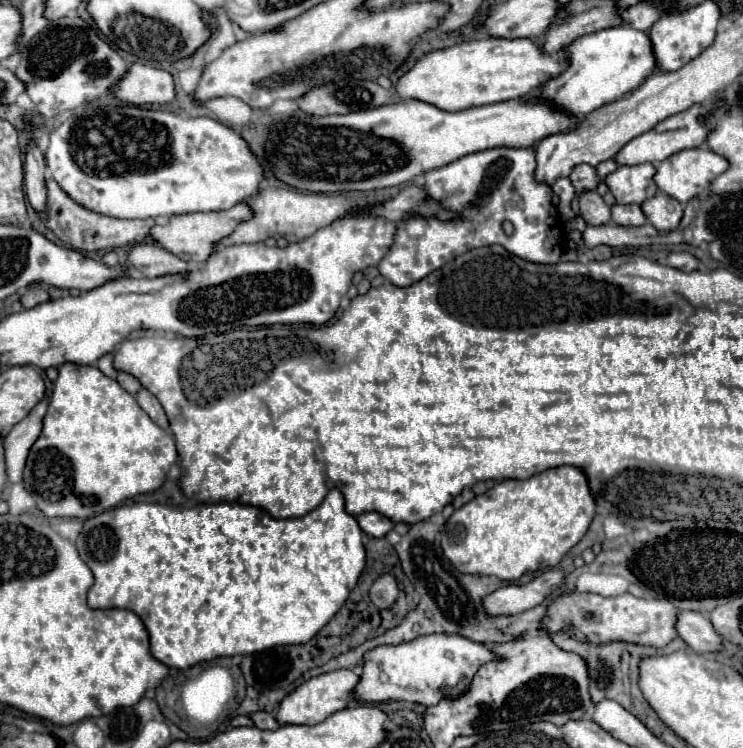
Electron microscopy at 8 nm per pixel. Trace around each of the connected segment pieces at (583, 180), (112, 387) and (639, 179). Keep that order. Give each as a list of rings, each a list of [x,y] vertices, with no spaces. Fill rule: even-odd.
[[[575,166],[575,170],[571,172],[569,178],[571,178],[577,194],[587,192],[587,190],[595,190],[597,184],[601,182],[601,178],[597,176],[597,170],[593,166]]]
[[[63,364],[59,368],[59,378],[55,382],[53,394],[51,394],[51,402],[49,402],[49,408],[47,408],[47,414],[45,414],[45,420],[43,420],[43,432],[37,438],[37,442],[31,448],[31,454],[27,458],[27,466],[25,466],[25,488],[33,494],[33,498],[37,500],[39,510],[45,516],[49,516],[49,518],[81,518],[81,520],[87,520],[91,516],[101,514],[103,510],[109,510],[109,508],[121,504],[127,498],[133,498],[137,494],[147,494],[147,492],[157,490],[165,482],[165,476],[167,476],[169,468],[175,462],[177,462],[177,448],[175,448],[173,436],[167,434],[163,428],[159,428],[155,422],[151,422],[151,418],[147,418],[147,414],[143,414],[143,410],[139,410],[139,404],[135,402],[135,398],[131,394],[127,394],[117,384],[117,380],[107,378],[99,368],[93,368],[93,366]]]
[[[649,162],[637,166],[619,166],[619,170],[605,178],[605,184],[619,204],[641,204],[657,194],[653,176],[655,166]]]

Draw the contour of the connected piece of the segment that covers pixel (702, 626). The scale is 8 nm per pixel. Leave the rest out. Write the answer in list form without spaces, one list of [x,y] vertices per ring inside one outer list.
[[[679,612],[677,632],[681,640],[699,654],[715,654],[723,650],[721,636],[715,632],[711,620],[701,612]]]

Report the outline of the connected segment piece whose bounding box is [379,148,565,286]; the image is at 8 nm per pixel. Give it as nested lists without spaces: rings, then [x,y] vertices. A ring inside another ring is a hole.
[[[491,148],[463,156],[447,166],[425,174],[425,190],[449,206],[459,218],[451,222],[411,218],[397,226],[395,244],[379,262],[379,272],[395,286],[411,286],[423,280],[433,270],[439,270],[449,260],[465,254],[471,248],[501,244],[511,254],[535,262],[557,264],[563,254],[563,224],[551,218],[551,196],[547,186],[539,186],[531,174],[535,172],[533,148]],[[509,220],[515,234],[507,236],[501,224]]]

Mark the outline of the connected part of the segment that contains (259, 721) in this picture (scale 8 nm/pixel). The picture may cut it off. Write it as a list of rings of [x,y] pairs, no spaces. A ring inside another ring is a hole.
[[[255,712],[255,714],[251,714],[251,718],[253,718],[255,726],[261,730],[277,730],[279,728],[279,722],[267,712]]]

